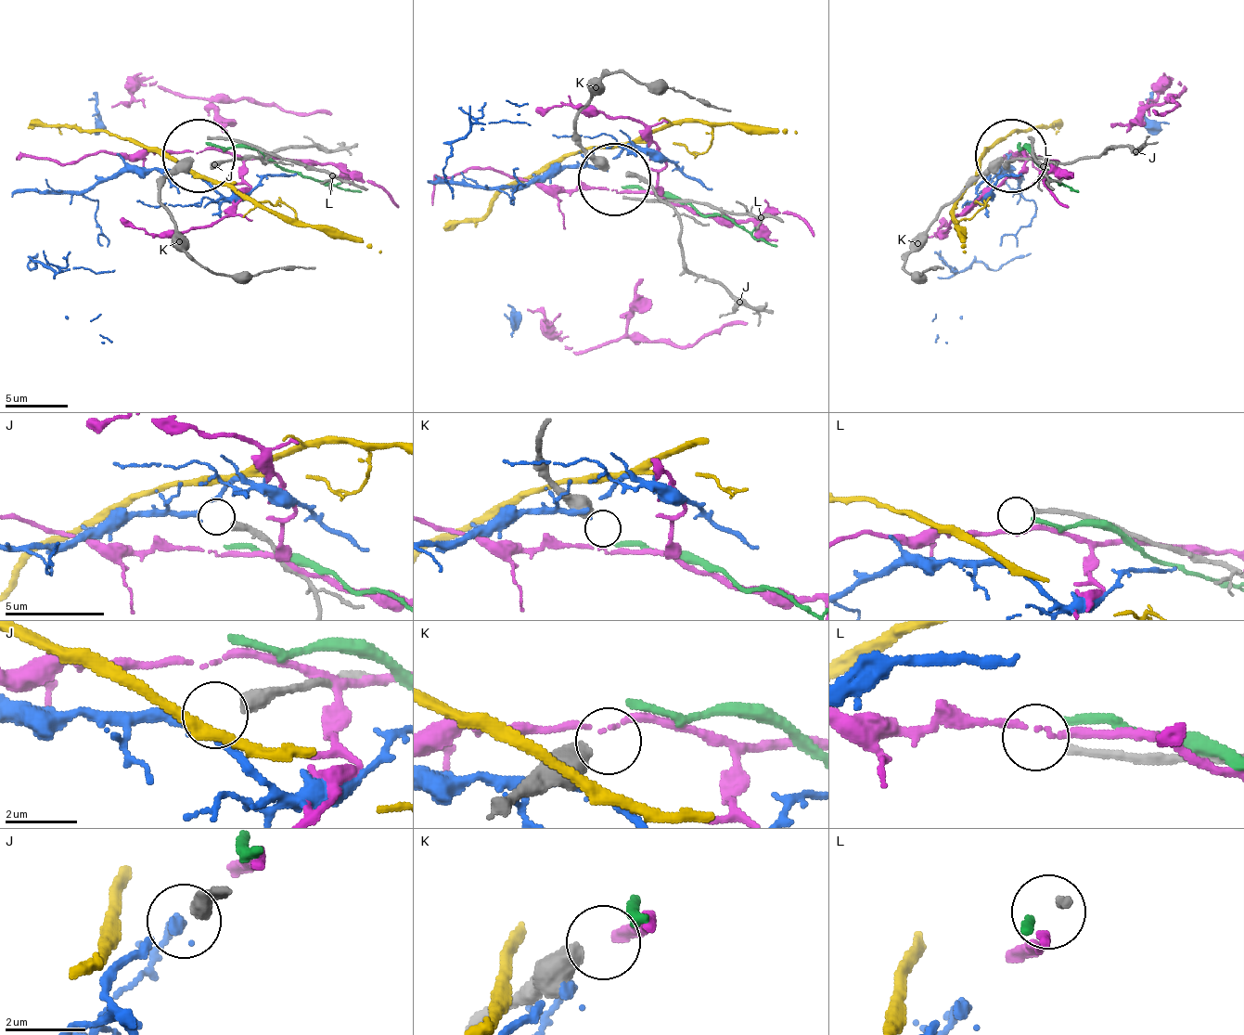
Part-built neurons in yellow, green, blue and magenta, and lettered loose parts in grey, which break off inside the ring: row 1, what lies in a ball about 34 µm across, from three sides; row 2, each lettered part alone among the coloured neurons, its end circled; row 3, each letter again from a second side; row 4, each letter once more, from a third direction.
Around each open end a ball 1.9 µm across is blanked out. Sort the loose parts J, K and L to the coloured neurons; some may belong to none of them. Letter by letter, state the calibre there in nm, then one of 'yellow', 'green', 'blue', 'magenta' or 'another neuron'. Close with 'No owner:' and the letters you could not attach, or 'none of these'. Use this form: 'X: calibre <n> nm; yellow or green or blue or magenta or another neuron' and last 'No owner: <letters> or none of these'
J: calibre 420 nm; blue
K: calibre 550 nm; another neuron
L: calibre 220 nm; another neuron
No owner: K, L

